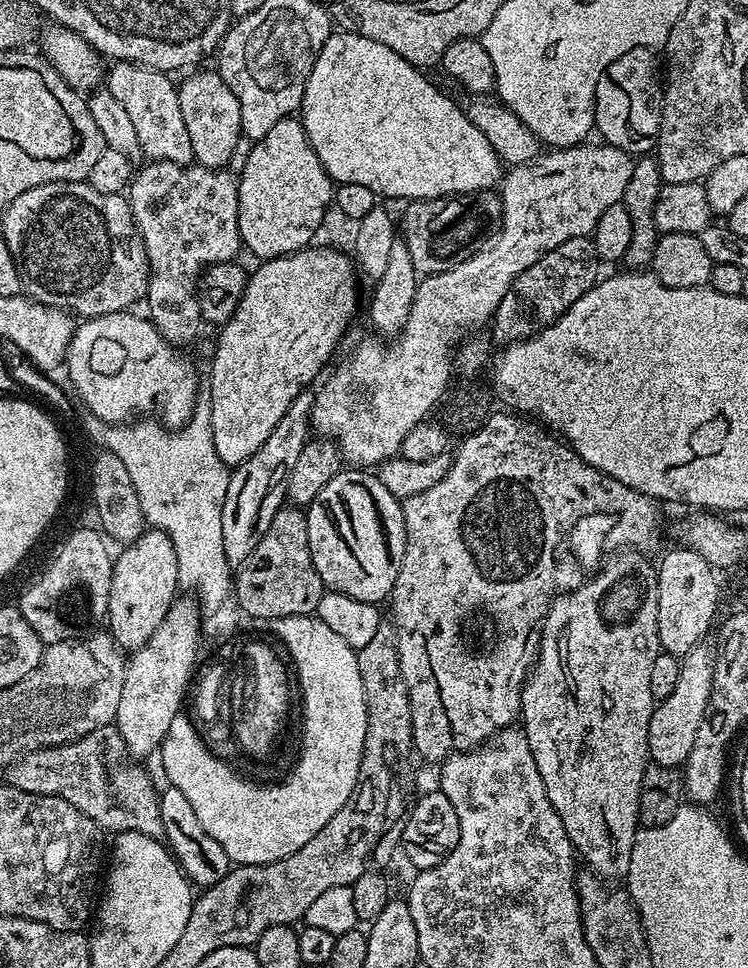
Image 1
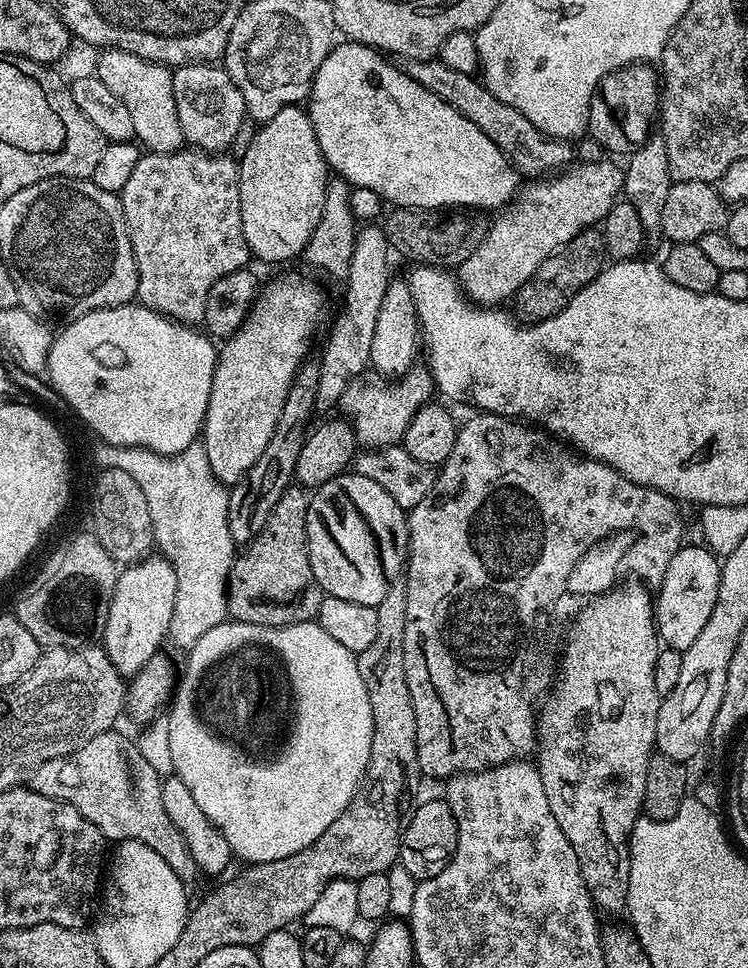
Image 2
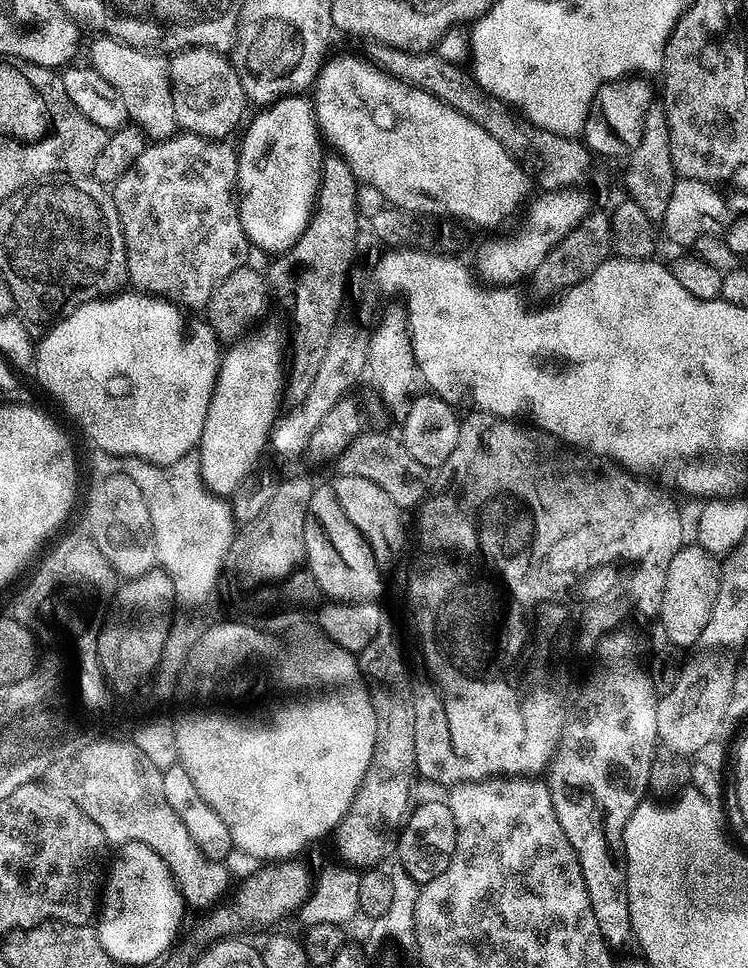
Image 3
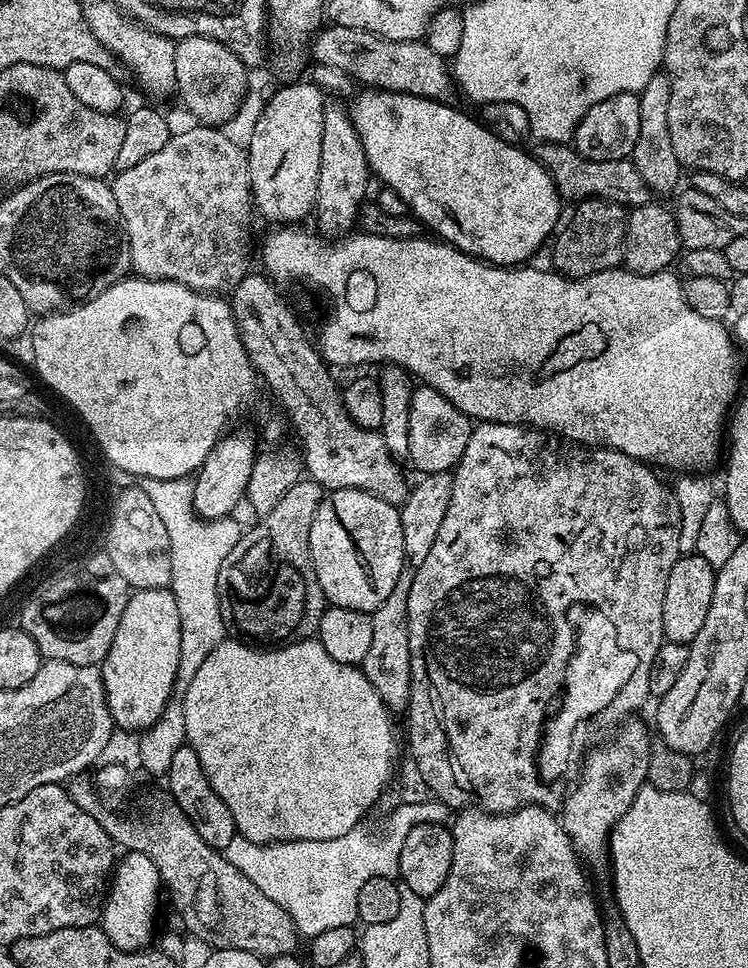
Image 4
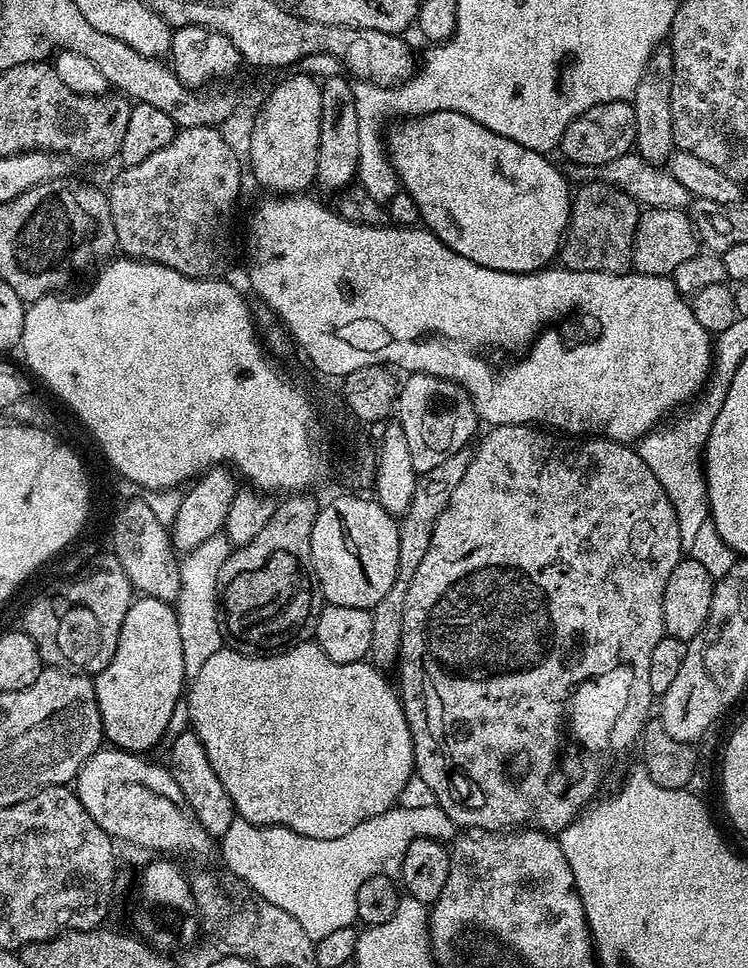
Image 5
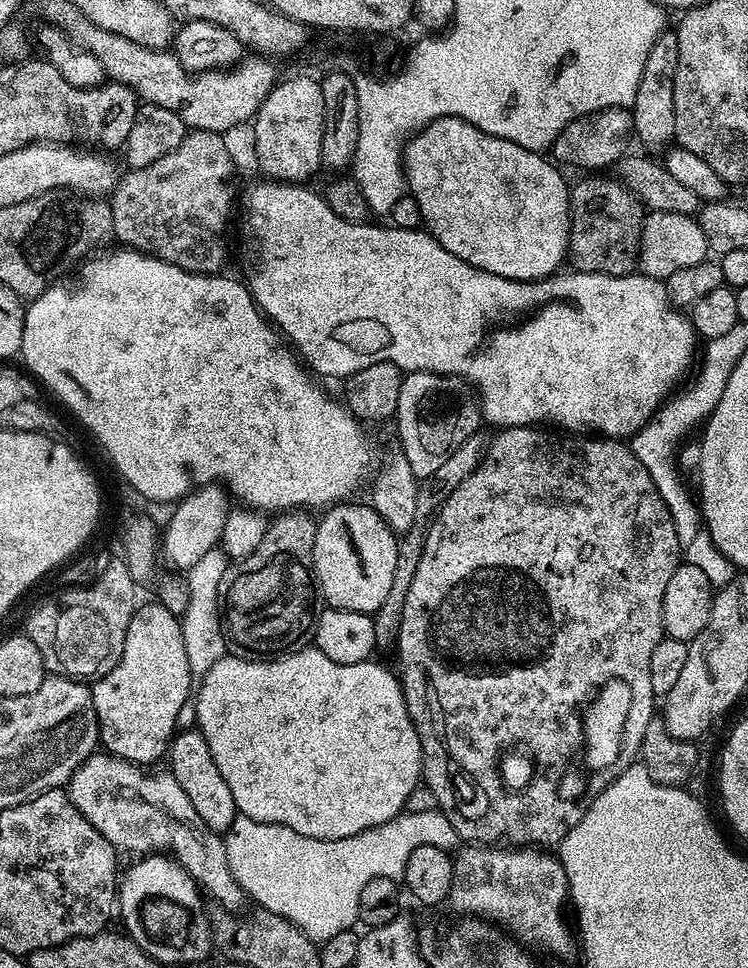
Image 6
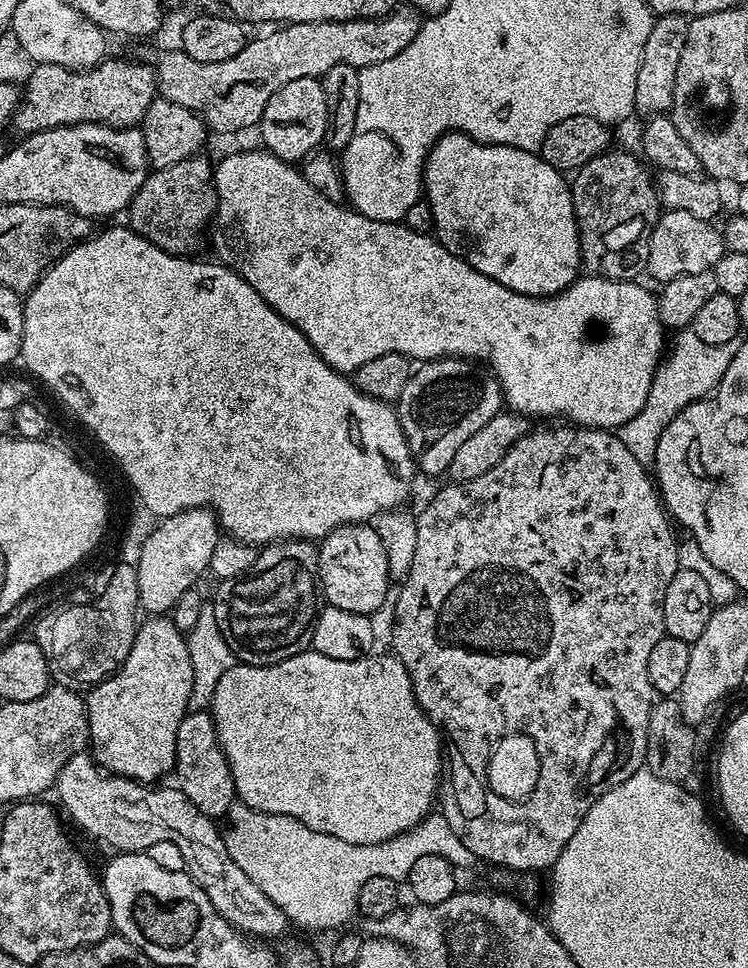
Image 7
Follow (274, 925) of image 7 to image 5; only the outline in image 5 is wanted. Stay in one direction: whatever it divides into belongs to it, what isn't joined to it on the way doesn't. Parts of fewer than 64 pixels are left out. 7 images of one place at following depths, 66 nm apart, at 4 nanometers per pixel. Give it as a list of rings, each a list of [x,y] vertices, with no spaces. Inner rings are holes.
[[[101,747],[80,768],[74,779],[76,797],[82,802],[86,814],[106,830],[113,841],[125,840],[140,848],[157,848],[157,853],[189,852],[192,856],[208,856],[214,852],[214,838],[198,822],[198,818],[184,801],[178,782],[174,782],[171,771],[163,763],[151,764],[148,758],[135,752],[123,752],[121,748]]]

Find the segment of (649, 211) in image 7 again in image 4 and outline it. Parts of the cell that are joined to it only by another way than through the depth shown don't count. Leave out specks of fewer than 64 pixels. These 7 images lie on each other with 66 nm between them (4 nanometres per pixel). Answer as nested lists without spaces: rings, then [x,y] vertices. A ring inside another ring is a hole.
[[[593,198],[581,200],[573,208],[576,209],[573,210],[568,225],[566,220],[551,241],[551,267],[558,270],[560,275],[570,276],[573,280],[621,267],[624,262],[624,239],[628,221],[628,212],[624,205]]]

